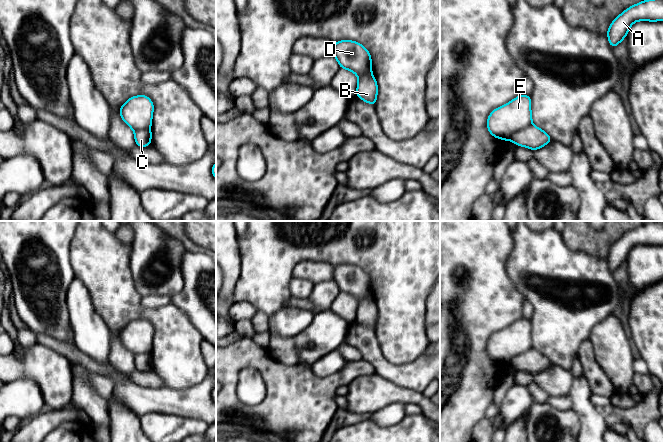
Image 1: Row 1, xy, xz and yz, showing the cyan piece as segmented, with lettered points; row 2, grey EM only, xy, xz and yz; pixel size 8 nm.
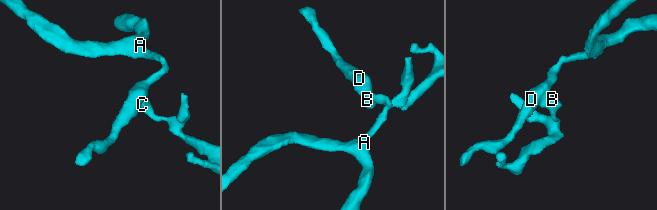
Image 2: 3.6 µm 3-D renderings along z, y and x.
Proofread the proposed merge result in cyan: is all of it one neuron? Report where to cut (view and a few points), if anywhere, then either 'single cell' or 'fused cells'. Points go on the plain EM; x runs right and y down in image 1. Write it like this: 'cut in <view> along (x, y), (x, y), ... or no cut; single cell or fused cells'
cut in yz along (531, 347), (516, 355), (509, 363); fused cells

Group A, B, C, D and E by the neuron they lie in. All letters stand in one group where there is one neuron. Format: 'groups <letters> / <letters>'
groups A D E / B C

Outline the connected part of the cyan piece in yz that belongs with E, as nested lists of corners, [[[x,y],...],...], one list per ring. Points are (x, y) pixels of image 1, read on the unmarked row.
[[[521,318],[507,328],[495,332],[488,340],[489,357],[504,365],[519,354],[532,348],[531,320]]]

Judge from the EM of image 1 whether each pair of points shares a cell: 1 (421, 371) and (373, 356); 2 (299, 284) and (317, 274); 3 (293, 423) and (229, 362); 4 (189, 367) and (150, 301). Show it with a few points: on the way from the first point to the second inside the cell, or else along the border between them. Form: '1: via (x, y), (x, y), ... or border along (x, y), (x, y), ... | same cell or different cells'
1: via (409, 371), (389, 371), (385, 368) | same cell
2: border along (292, 276), (308, 279), (314, 283) | different cells
3: via (293, 401), (293, 397), (257, 361), (251, 361) | same cell
4: border along (140, 300), (147, 308), (158, 308), (171, 302) | different cells

